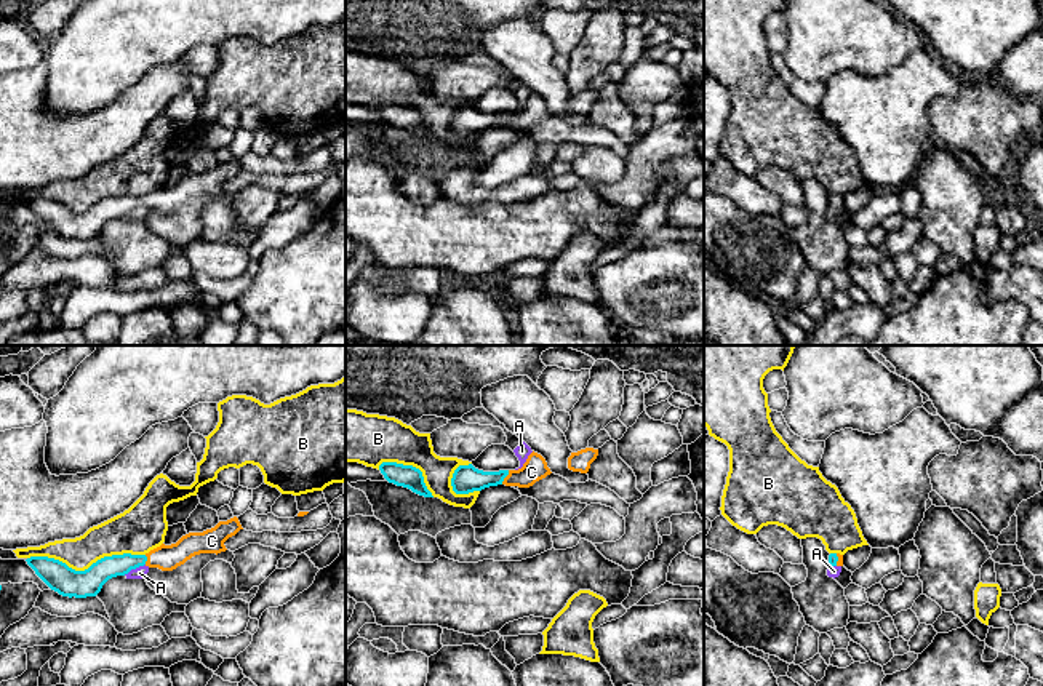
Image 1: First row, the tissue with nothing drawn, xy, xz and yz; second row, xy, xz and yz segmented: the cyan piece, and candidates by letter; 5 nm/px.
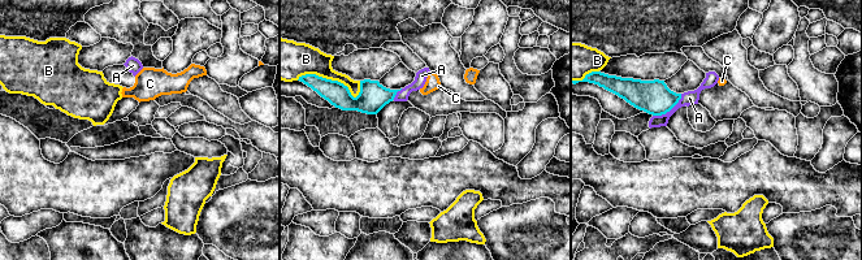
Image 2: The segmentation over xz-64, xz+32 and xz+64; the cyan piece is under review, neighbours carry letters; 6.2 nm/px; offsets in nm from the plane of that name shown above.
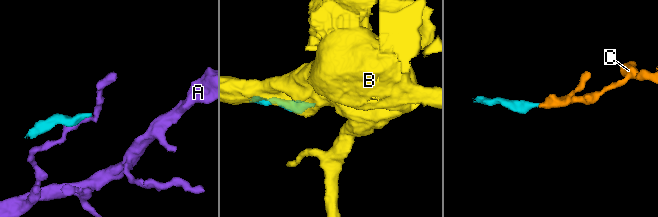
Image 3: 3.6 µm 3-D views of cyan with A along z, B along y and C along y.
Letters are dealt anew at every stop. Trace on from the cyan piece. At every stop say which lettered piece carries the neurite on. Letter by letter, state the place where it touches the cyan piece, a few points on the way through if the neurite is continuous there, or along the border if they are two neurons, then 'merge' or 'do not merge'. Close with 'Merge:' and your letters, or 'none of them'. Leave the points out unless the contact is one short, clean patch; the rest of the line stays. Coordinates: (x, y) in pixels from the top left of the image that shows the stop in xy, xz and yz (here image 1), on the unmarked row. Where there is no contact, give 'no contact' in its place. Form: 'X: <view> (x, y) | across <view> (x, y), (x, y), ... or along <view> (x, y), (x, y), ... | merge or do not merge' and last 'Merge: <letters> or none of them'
A: xy (133, 210) | along xy (144, 205), (123, 216) | do not merge
B: xy (85, 211) | do not merge
C: xz (506, 117) | across xz (466, 120), (506, 117), (528, 117), (535, 111) | merge
Merge: C

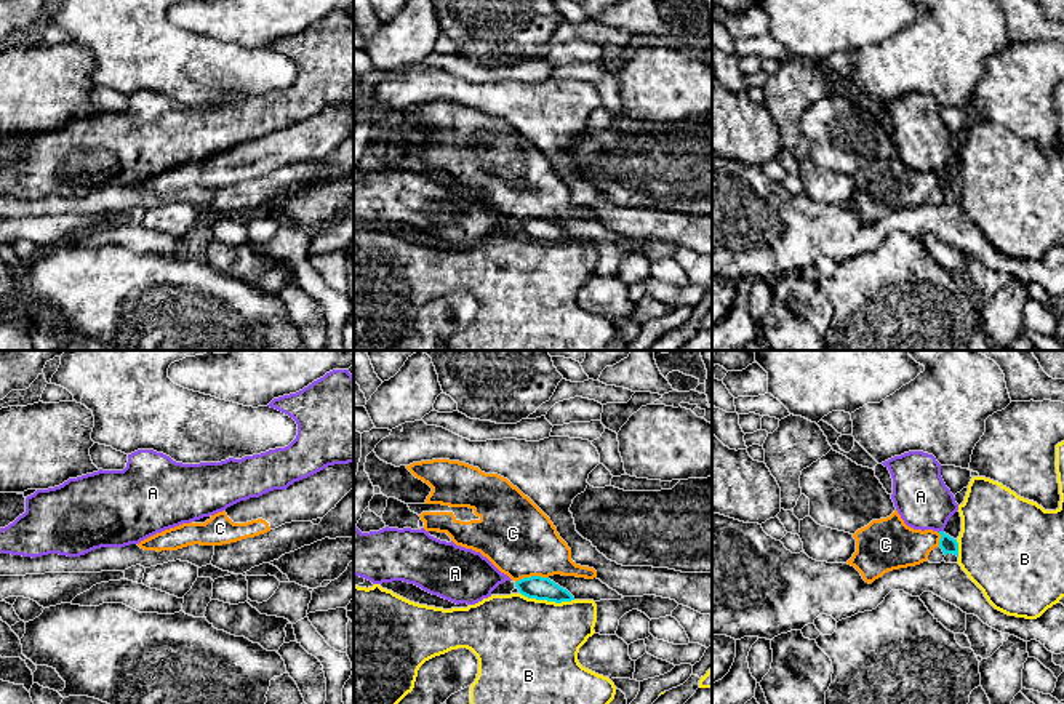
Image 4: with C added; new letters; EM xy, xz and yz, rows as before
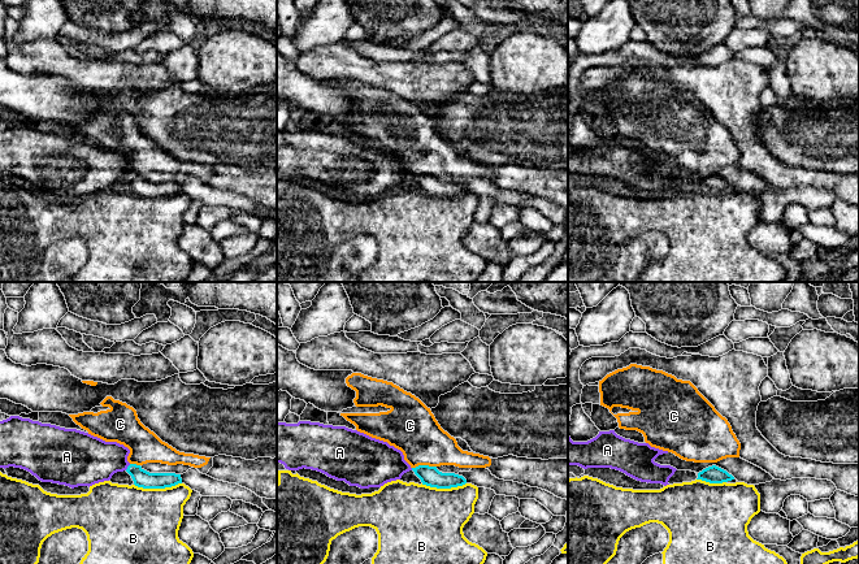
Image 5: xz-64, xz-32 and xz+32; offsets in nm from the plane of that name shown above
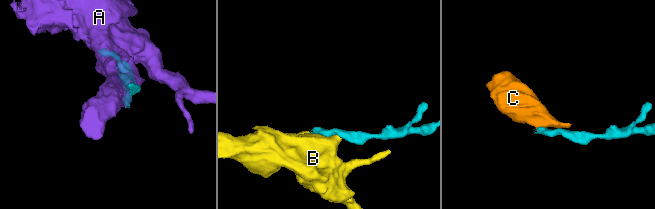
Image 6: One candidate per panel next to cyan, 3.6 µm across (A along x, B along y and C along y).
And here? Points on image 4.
A: yz (940, 173) | do not merge
B: xz (548, 242) | do not merge
C: xz (532, 218) | along xz (548, 218), (524, 218), (516, 224) | do not merge
Merge: none of them

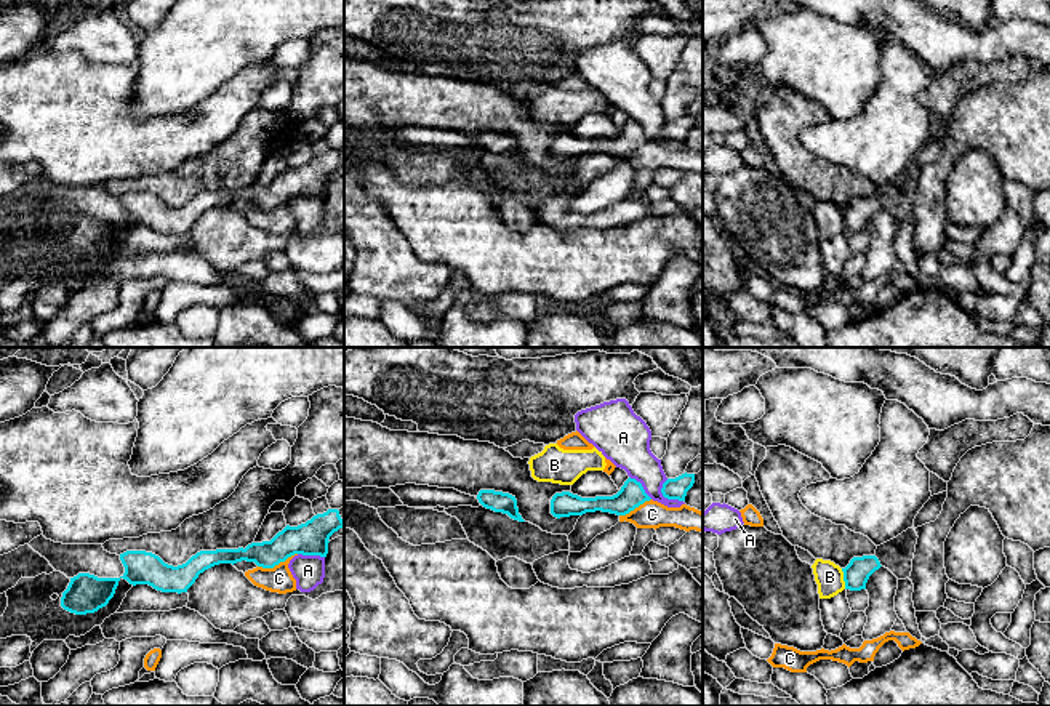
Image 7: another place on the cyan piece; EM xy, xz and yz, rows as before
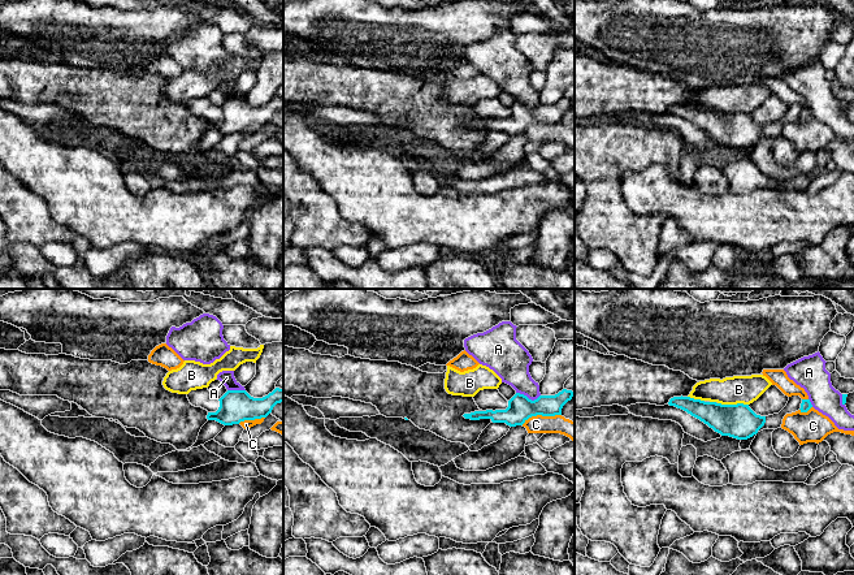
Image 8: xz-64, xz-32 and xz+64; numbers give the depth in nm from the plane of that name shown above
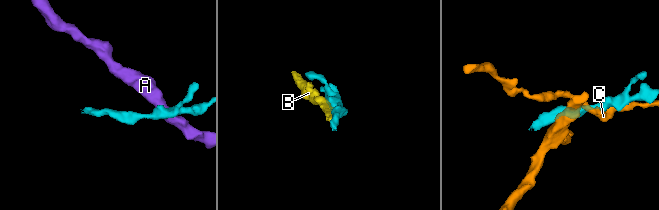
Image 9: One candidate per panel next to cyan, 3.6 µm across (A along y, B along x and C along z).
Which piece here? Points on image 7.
A: xz (665, 138) | along xz (666, 120), (661, 135), (682, 143) | do not merge
B: yz (844, 220) | do not merge
C: xy (277, 205) | along xy (296, 194), (272, 208), (258, 208) | do not merge
Merge: none of them

